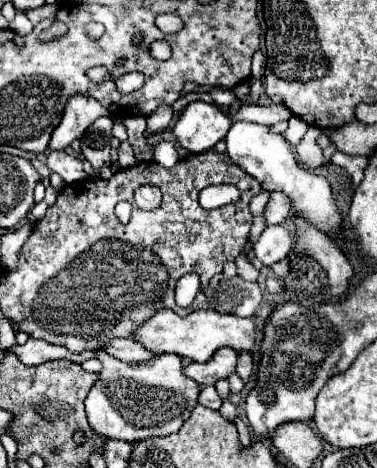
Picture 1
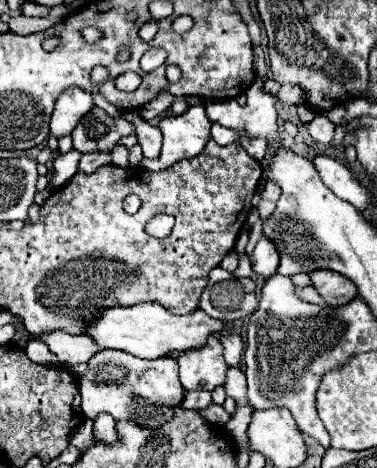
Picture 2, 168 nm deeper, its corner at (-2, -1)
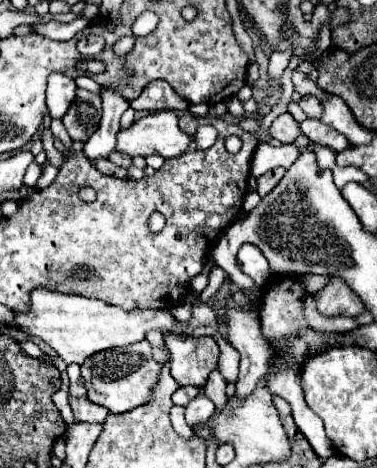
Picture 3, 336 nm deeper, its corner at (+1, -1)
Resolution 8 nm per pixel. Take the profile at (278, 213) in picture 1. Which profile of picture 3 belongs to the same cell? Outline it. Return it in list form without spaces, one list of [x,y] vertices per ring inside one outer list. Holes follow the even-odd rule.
[[[272,168],[272,170],[268,170],[266,174],[262,174],[260,178],[258,178],[258,188],[256,188],[256,192],[260,194],[260,196],[266,196],[280,180],[282,180],[282,176],[284,176],[284,168]]]

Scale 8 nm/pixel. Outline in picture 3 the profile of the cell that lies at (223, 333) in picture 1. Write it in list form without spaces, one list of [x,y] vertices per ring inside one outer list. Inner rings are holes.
[[[34,288],[32,290],[30,312],[16,314],[14,324],[20,330],[24,330],[26,334],[42,338],[50,348],[56,350],[56,354],[66,364],[72,364],[72,362],[82,364],[88,356],[92,356],[96,352],[142,342],[146,338],[146,332],[150,332],[150,330],[162,330],[162,332],[176,330],[176,320],[168,310],[132,310],[132,312],[126,312],[126,310],[116,308],[112,304],[104,304],[102,300],[52,292],[48,288]]]

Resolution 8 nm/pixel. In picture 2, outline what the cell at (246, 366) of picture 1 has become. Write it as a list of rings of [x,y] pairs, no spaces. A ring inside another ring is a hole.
[[[223,332],[221,334],[221,344],[223,344],[223,350],[225,350],[225,362],[229,366],[239,366],[241,364],[241,356],[243,356],[243,342],[241,342],[241,336],[239,334],[233,334],[233,332]]]

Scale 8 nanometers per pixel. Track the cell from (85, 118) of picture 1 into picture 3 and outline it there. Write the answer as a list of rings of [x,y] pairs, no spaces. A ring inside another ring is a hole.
[[[54,72],[48,78],[48,90],[46,90],[46,104],[48,104],[50,118],[62,118],[64,112],[68,112],[74,94],[76,94],[74,80]]]

